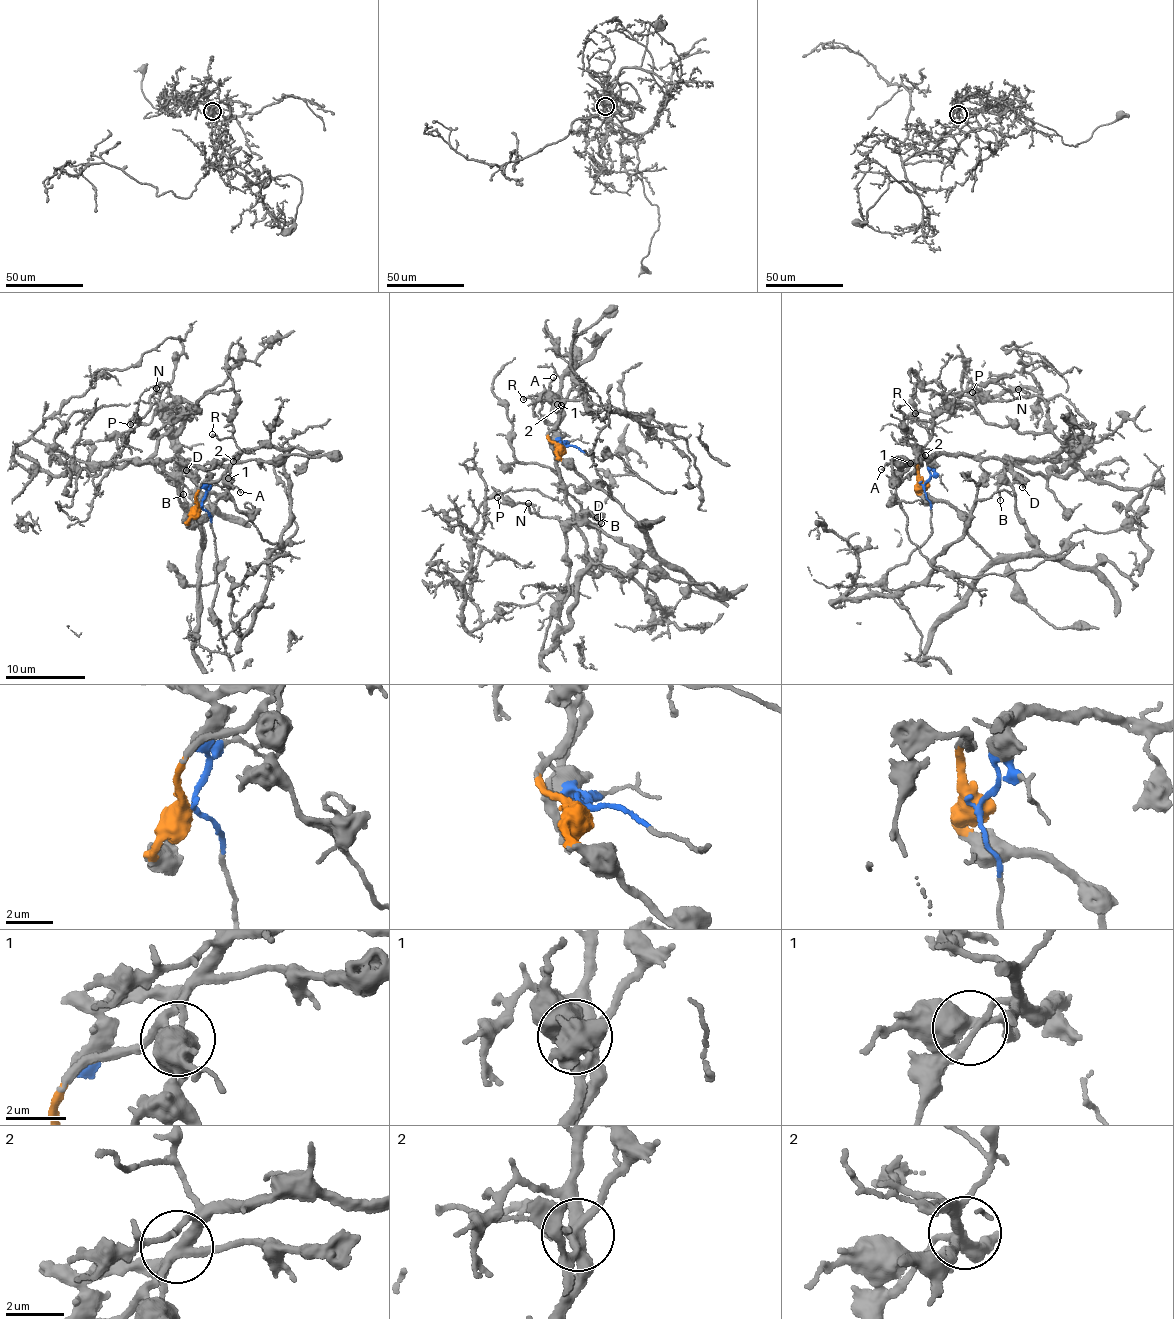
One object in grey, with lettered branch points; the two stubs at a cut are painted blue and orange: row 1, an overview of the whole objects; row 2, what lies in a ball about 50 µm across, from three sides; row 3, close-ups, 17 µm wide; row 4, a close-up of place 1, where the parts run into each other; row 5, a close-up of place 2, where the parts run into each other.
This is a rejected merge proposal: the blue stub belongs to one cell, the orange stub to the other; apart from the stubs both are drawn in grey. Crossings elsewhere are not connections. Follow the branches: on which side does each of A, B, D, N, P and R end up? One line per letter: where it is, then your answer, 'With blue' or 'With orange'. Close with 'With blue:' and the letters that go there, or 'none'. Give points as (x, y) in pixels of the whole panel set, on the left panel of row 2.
A: Place: (240, 492). With orange
B: Place: (183, 494). With orange
D: Place: (186, 470). With blue
N: Place: (156, 388). With blue
P: Place: (130, 424). With blue
R: Place: (212, 434). With blue
With blue: D, N, P, R

